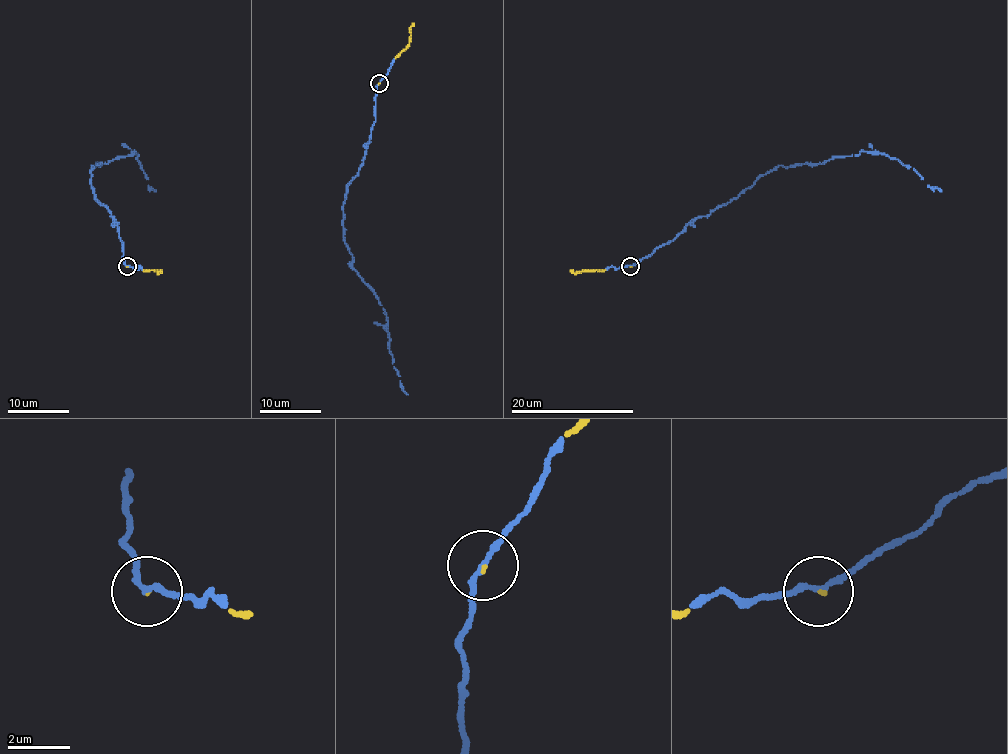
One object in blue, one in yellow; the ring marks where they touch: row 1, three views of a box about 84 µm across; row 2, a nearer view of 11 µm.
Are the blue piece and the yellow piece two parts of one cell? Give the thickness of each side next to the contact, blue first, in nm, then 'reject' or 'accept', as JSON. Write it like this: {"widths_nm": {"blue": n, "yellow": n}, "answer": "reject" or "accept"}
{"widths_nm": {"blue": 170, "yellow": 50}, "answer": "accept"}

